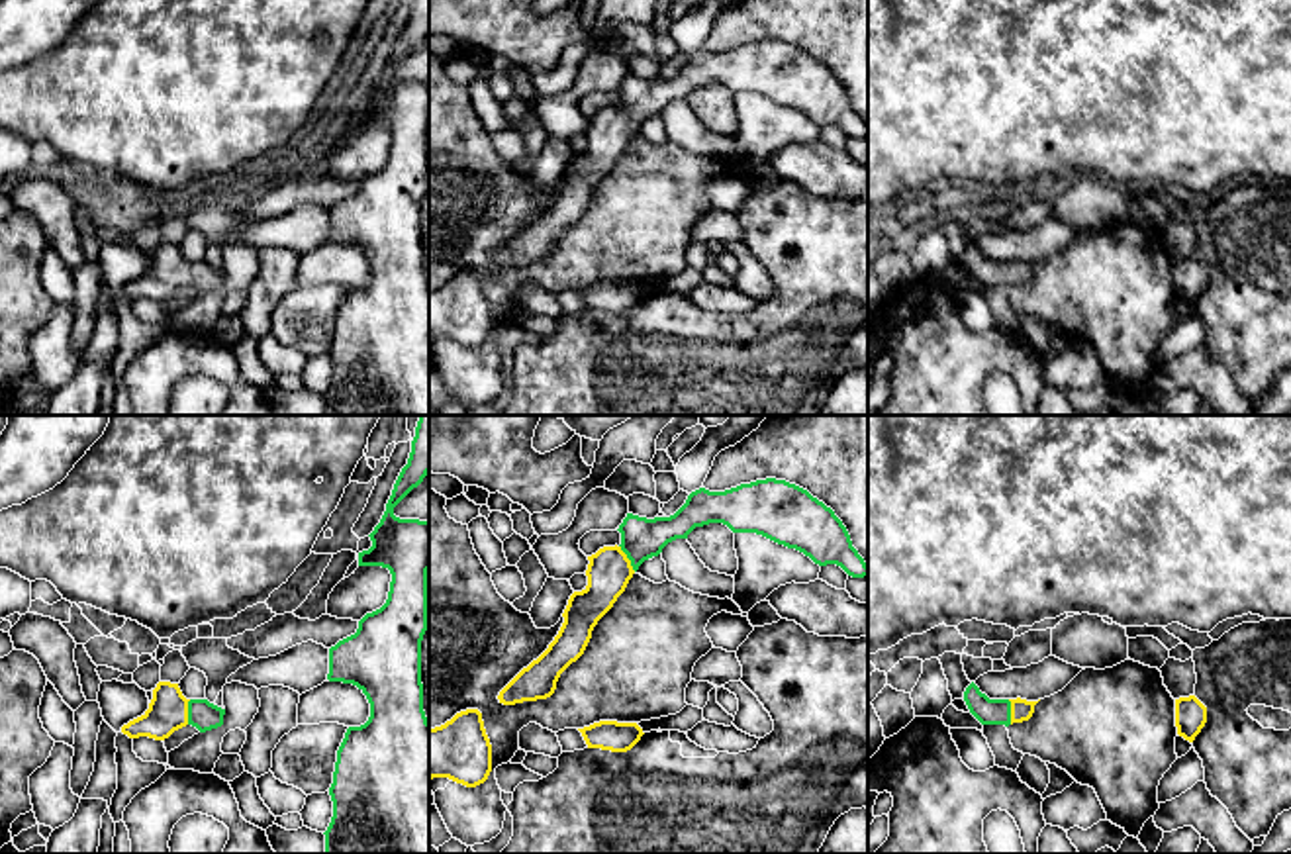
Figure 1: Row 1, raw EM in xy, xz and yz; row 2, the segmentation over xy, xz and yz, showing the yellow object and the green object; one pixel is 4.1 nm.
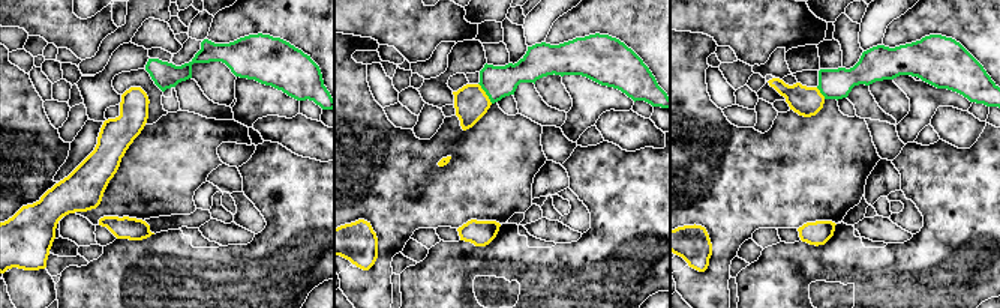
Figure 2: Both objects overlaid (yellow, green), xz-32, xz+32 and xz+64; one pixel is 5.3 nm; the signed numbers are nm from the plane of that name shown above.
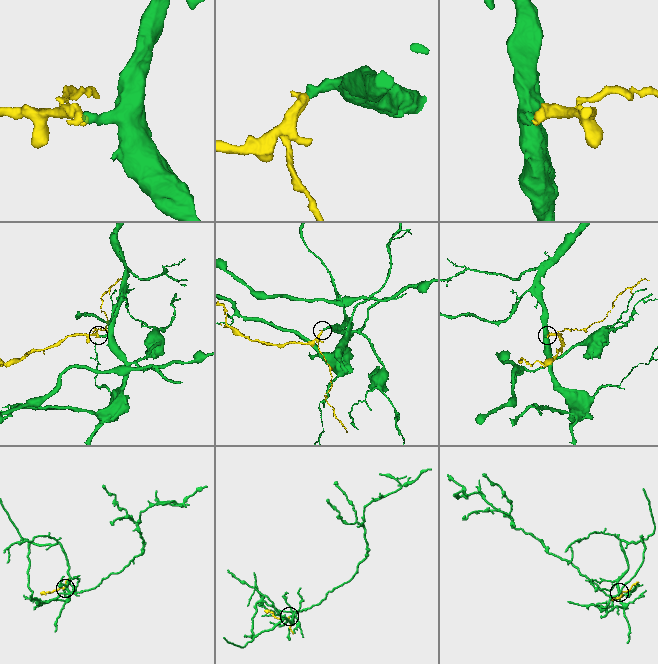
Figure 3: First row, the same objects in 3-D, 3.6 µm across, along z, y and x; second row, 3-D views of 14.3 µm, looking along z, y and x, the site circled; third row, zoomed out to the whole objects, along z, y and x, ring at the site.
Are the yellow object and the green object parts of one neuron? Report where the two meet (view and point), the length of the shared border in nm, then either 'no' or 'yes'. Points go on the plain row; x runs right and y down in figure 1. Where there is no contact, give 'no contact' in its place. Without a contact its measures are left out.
xz (627, 120) | 130 nm | yes

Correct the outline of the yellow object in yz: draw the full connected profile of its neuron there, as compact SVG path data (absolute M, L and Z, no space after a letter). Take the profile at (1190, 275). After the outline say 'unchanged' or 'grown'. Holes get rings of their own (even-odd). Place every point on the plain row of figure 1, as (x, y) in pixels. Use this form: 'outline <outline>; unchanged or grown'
outline M1195 257L1175 261L1175 288L1179 298L1193 304L1205 284L1207 268Z; unchanged

